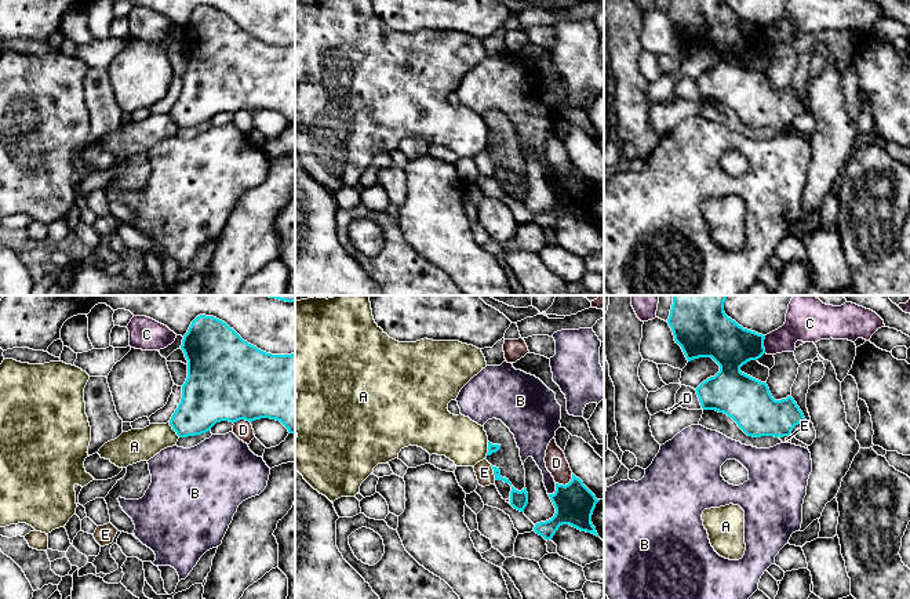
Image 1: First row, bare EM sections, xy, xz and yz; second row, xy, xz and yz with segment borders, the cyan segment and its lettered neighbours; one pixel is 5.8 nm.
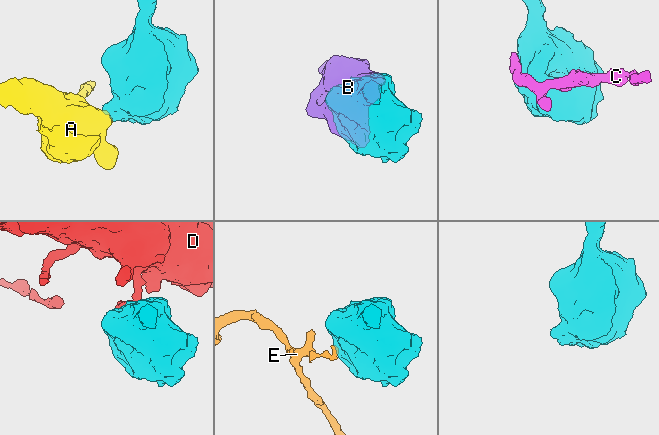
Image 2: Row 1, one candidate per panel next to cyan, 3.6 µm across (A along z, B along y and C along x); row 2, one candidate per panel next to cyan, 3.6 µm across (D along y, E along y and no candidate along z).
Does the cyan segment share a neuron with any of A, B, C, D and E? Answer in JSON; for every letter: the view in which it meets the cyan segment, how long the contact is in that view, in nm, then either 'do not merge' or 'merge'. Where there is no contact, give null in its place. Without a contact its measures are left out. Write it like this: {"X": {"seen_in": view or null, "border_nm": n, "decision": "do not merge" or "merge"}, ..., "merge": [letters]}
{"A": {"seen_in": "xy", "border_nm": 110, "decision": "do not merge"}, "B": {"seen_in": "xz", "border_nm": 80, "decision": "do not merge"}, "C": {"seen_in": "yz", "border_nm": 100, "decision": "do not merge"}, "D": {"seen_in": "xz", "border_nm": 120, "decision": "do not merge"}, "E": {"seen_in": "xz", "border_nm": 90, "decision": "do not merge"}, "merge": []}

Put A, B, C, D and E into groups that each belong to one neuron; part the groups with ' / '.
A / B / C / D / E

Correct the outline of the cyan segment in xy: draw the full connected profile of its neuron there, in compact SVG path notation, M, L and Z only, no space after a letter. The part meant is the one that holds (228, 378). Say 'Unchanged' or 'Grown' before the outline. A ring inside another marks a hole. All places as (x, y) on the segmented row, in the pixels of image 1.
Unchanged. M200 315L183 335L188 360L182 399L170 420L179 438L208 432L216 422L270 418L295 433L295 353L272 355L244 341L225 322Z

